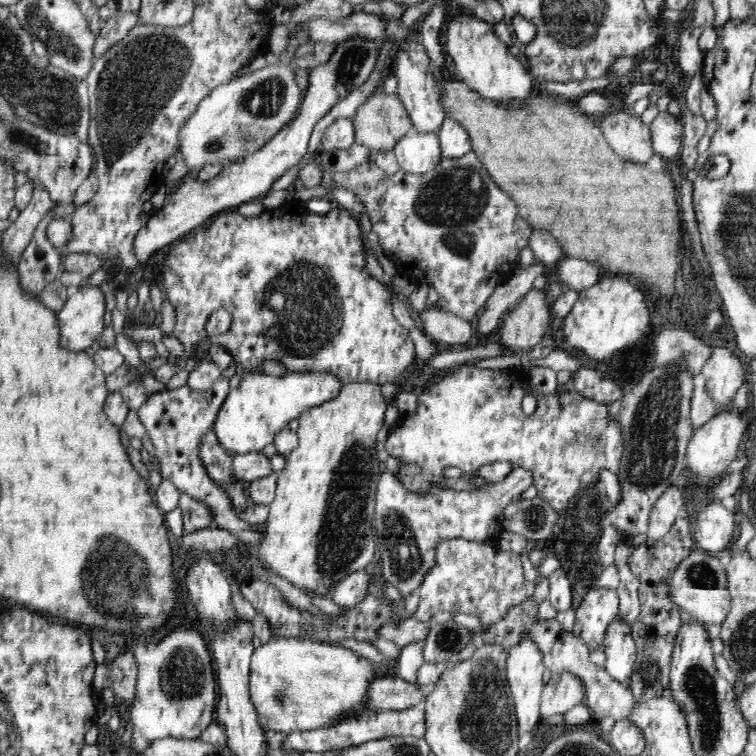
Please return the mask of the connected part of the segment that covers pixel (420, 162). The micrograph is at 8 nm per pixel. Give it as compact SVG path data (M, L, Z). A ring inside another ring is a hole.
M410 130L393 148L399 168L410 173L425 173L442 158L439 135Z

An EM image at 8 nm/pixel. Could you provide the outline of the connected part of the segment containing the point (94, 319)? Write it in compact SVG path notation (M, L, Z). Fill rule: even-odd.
M80 286L69 294L62 310L57 312L59 346L66 351L85 351L101 340L105 320L102 288Z

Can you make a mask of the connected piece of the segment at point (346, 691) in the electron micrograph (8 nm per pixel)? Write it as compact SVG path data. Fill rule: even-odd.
M274 634L252 654L250 698L259 721L272 730L284 734L316 730L340 723L348 715L361 711L367 701L368 685L374 679L372 664L350 648Z

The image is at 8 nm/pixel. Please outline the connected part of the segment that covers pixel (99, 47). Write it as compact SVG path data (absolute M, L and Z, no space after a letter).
M118 10L115 15L109 18L101 28L100 34L96 36L92 64L106 50L110 50L112 45L118 44L118 41L123 40L128 35L132 26L141 24L138 22L138 18L140 18L139 10L133 13L132 11L122 13L122 11Z

